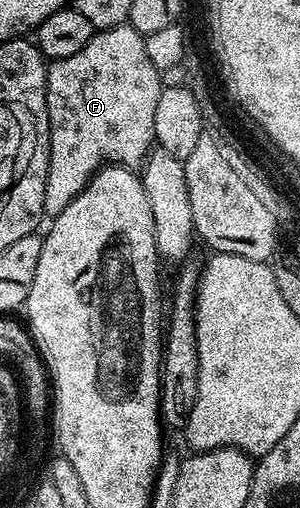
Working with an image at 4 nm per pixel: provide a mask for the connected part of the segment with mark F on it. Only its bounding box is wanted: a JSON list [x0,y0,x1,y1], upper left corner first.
[43,25,162,216]

